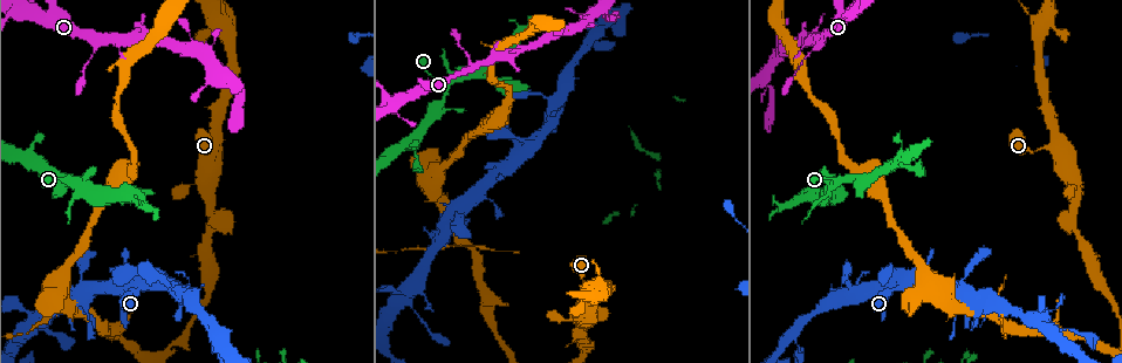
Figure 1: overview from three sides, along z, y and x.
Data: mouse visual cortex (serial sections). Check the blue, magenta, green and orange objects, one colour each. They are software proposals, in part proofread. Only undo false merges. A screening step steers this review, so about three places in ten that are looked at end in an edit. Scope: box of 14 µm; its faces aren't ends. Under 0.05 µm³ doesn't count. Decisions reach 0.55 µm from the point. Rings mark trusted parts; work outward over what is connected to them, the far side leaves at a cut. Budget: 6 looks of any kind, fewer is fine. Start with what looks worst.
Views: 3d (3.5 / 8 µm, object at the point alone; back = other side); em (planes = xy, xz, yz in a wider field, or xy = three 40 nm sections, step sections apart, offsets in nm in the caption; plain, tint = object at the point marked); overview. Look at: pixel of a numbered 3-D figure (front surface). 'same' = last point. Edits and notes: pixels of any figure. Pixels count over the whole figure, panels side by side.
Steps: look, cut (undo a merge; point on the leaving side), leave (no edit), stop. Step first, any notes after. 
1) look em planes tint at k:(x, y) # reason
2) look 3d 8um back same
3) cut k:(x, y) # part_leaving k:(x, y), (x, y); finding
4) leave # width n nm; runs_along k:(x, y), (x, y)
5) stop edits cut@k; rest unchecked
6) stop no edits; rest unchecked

look 3d 8um at 1:(597, 45)

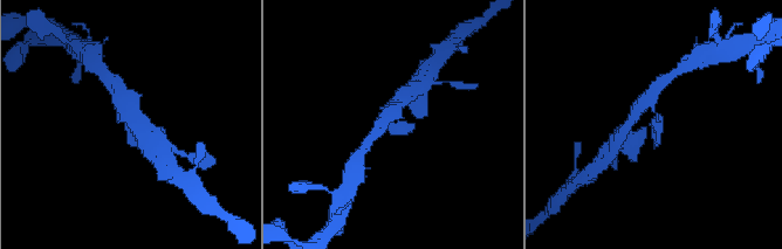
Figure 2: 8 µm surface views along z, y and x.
look 3d 3.5um back at 2:(393, 128)

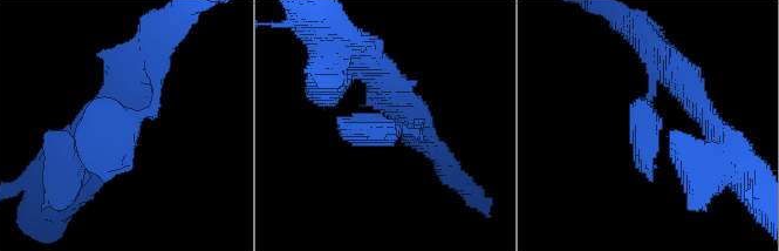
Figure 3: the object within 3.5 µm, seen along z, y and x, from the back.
look em xy step 5 tint at 3:(394, 132) # now the EM

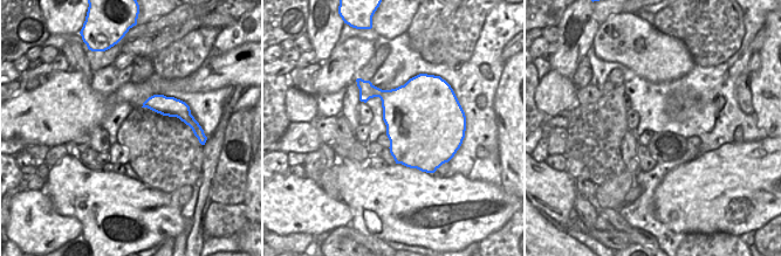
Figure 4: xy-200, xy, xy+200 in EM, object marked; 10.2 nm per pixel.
leave # all the same cell

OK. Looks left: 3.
look 3d 3.5um at 1:(82, 316) # arms part here

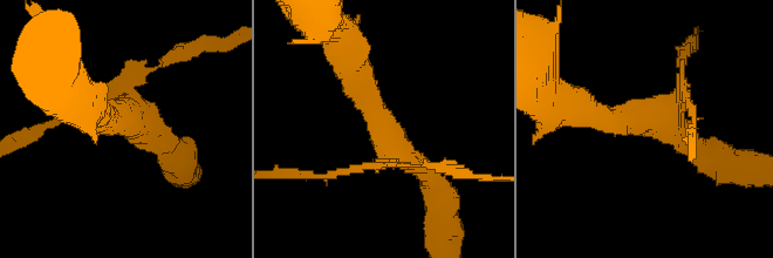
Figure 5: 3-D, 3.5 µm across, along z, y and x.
look em planes tint at 5:(390, 145)

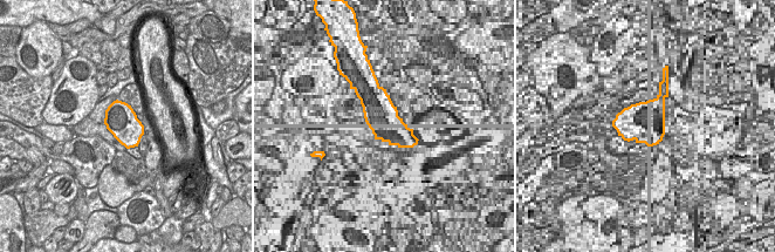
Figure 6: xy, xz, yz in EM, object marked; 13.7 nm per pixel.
look em xy step 5 tint same

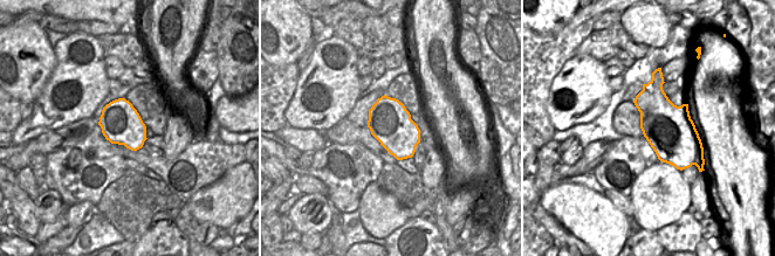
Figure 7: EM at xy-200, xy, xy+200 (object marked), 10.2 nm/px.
cut 5:(171, 59) # part_leaving 5:(388, 163), (323, 178), (287, 175); two cells meet here

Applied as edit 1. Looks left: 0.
stop edits cut@5; rest unchecked

